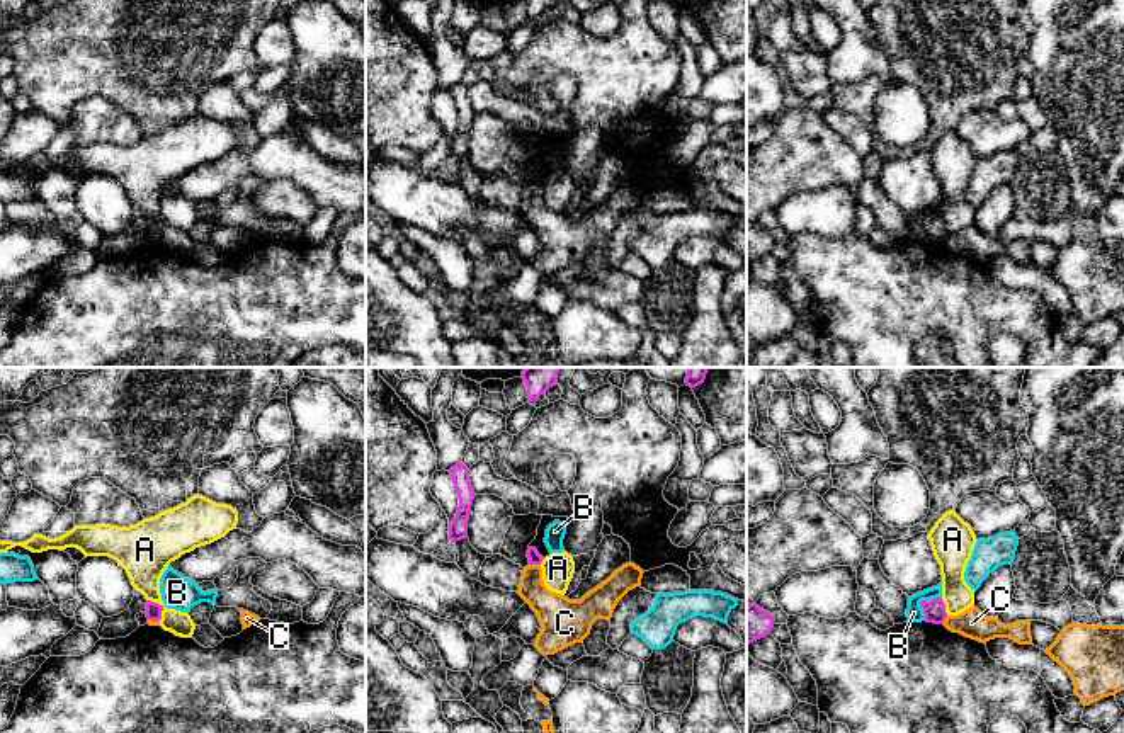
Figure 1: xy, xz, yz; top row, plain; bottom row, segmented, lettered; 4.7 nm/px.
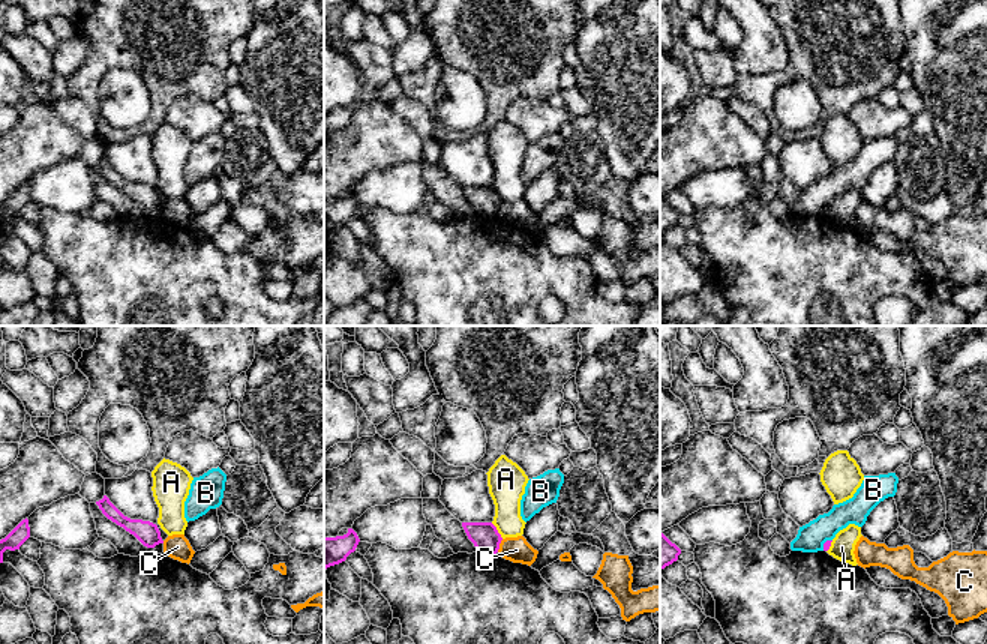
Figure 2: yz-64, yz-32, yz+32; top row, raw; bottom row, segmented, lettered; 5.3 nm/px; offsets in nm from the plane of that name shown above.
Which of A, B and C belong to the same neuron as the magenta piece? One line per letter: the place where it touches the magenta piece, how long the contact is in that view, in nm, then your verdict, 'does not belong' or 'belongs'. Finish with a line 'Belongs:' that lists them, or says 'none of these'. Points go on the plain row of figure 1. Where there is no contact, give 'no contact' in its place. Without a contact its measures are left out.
A: xy (162, 227) | 120 nm | does not belong
B: yz (922, 220) | 140 nm | does not belong
C: xz (534, 182) | 60 nm | does not belong
Belongs: none of these

